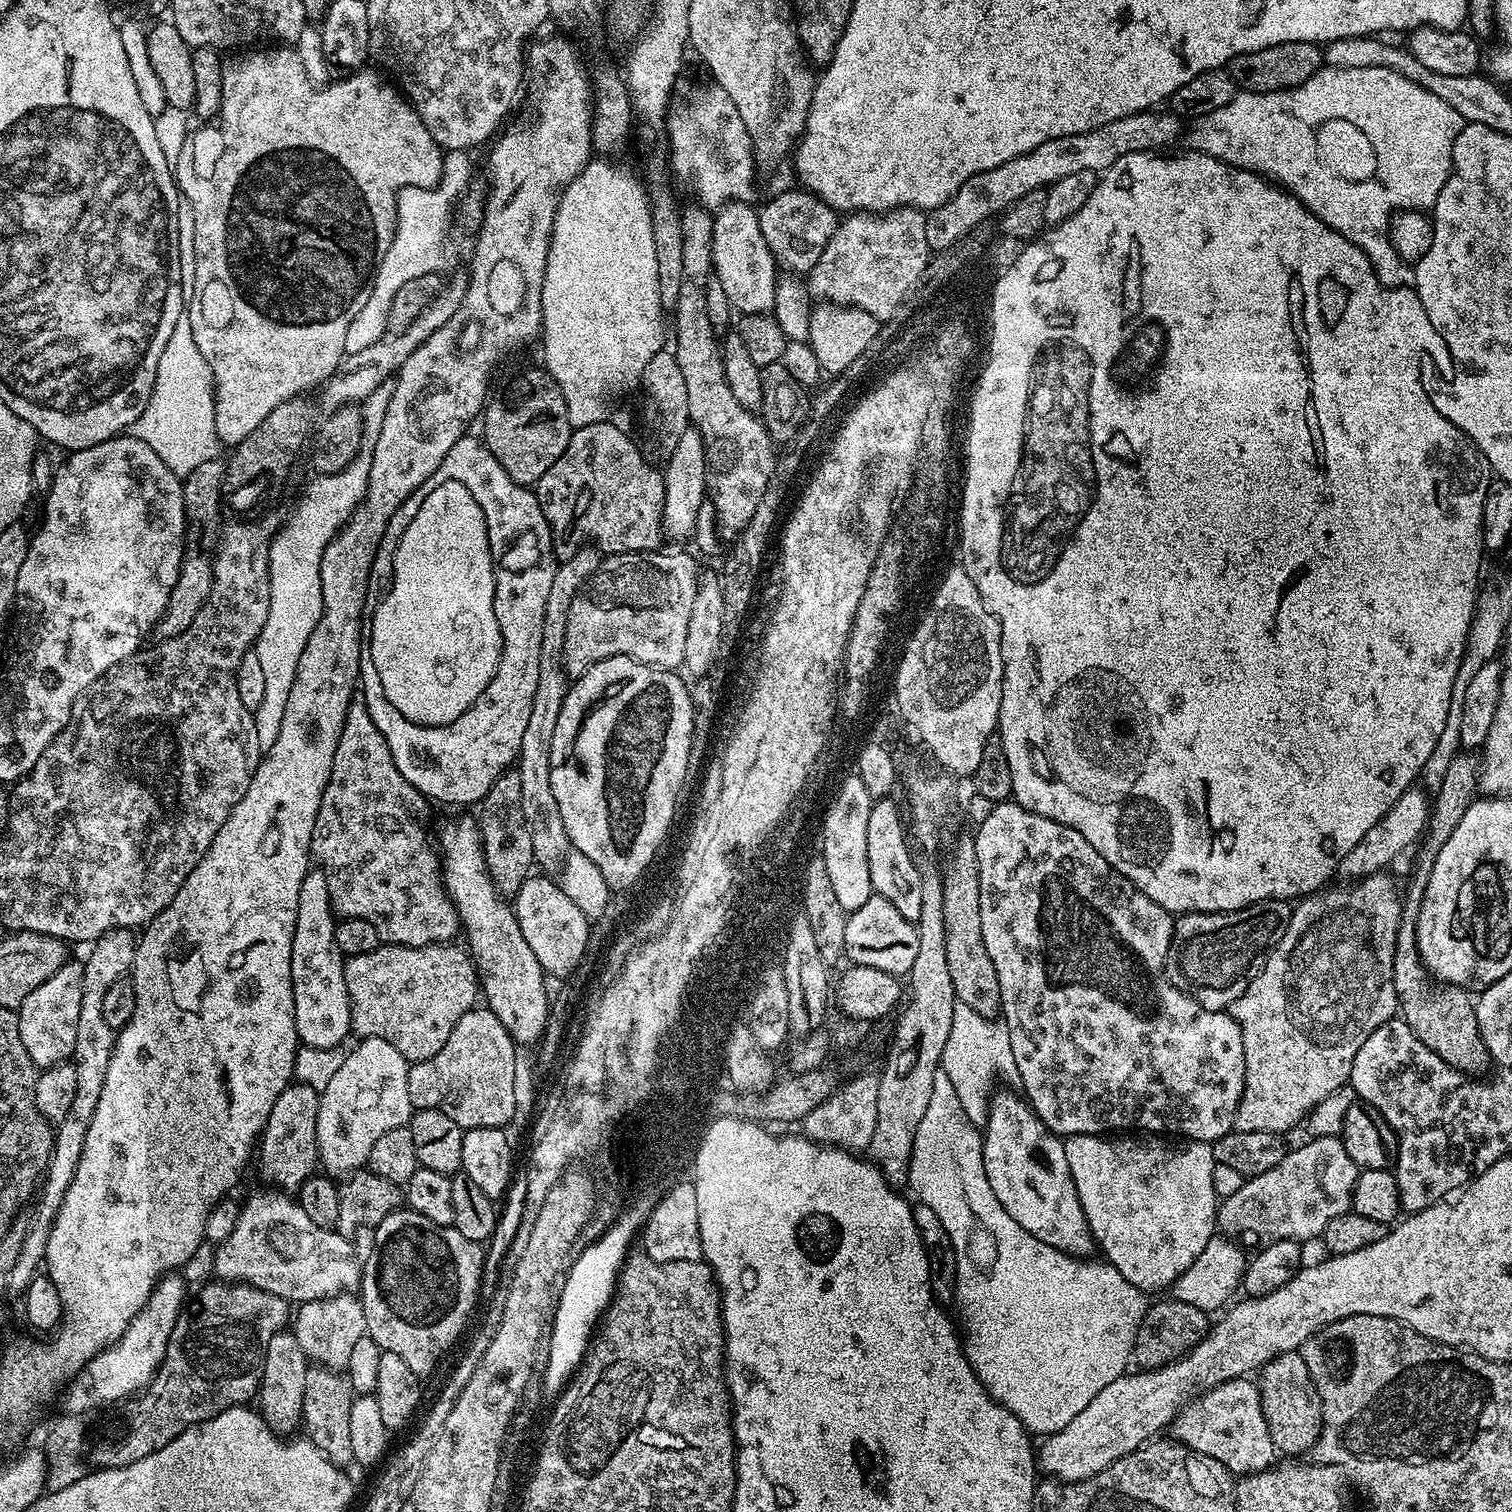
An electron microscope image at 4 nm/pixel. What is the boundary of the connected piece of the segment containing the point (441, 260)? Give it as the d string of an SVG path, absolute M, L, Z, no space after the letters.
M446 150L443 158L444 172L435 187L403 185L397 193L395 238L372 279L365 305L354 316L354 321L350 322L344 347L347 355L364 350L387 335L390 305L402 286L428 273L443 273L451 266L456 248L450 234L450 208L453 209L465 193L464 188L472 174L470 157L469 151Z

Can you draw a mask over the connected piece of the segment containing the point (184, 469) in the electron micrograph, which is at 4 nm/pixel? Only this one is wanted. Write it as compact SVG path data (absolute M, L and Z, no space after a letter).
M187 314L178 318L174 334L158 358L158 374L154 378L154 390L146 410L132 423L131 435L137 436L178 477L185 477L202 462L210 462L221 455L222 445L216 433L214 406L216 389L212 383L212 371L202 358L194 342L194 330L190 330Z

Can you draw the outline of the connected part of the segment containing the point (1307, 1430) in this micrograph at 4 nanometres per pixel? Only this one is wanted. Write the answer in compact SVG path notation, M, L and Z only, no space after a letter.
M1299 1351L1274 1357L1269 1364L1259 1369L1259 1376L1262 1414L1266 1418L1266 1426L1277 1453L1284 1455L1285 1452L1288 1458L1300 1458L1311 1453L1322 1430L1322 1402Z

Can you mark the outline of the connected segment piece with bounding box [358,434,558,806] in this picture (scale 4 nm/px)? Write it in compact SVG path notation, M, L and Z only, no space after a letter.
M475 435L464 436L446 454L442 466L426 478L424 492L430 494L442 482L462 482L470 494L474 494L474 502L482 506L482 514L486 518L488 541L492 547L492 564L496 568L496 585L494 586L494 618L498 618L500 631L500 661L498 670L494 670L494 678L490 678L490 686L478 694L474 706L466 710L466 714L459 716L452 724L439 724L430 728L423 724L411 724L406 717L398 714L398 709L386 698L386 690L382 690L382 668L378 663L377 653L374 651L371 639L364 638L360 642L360 679L362 699L370 710L370 718L374 718L374 726L384 738L386 746L390 746L390 754L395 765L404 778L426 798L437 800L440 804L472 804L479 805L486 798L490 786L504 772L509 771L517 763L522 734L530 719L530 709L534 706L534 690L538 690L538 670L535 657L542 654L542 622L546 622L546 598L550 598L550 585L554 582L554 574L558 561L552 549L552 531L542 514L542 506L538 506L538 498L531 487L516 484L506 470L490 454L483 439L474 438Z

